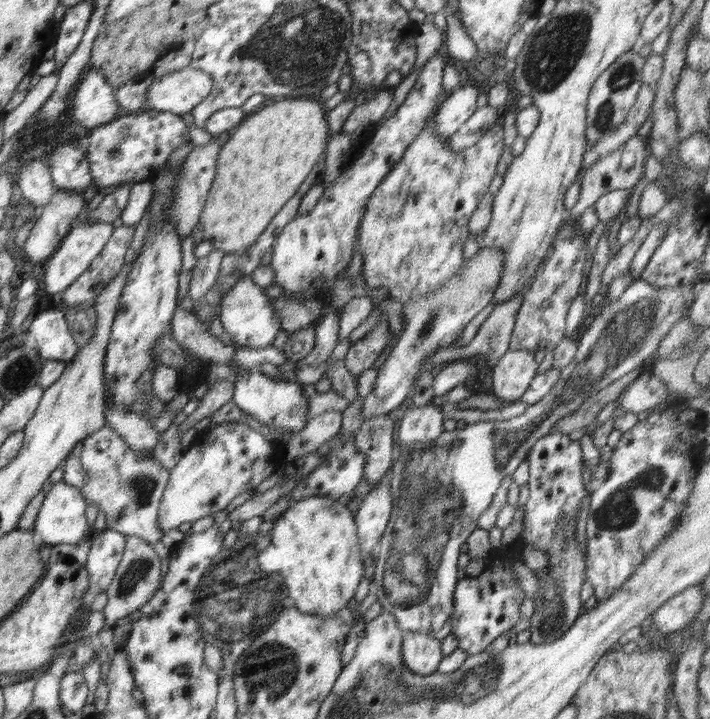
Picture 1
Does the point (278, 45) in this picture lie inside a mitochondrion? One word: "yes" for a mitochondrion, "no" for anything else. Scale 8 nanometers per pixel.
yes

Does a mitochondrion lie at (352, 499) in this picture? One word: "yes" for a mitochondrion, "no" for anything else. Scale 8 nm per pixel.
no

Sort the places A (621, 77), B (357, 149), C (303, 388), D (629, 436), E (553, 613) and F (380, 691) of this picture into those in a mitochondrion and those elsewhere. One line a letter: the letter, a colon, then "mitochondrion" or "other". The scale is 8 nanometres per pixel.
A: mitochondrion
B: other
C: other
D: other
E: mitochondrion
F: mitochondrion

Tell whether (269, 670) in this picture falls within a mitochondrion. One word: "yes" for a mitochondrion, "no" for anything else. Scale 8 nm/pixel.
yes

